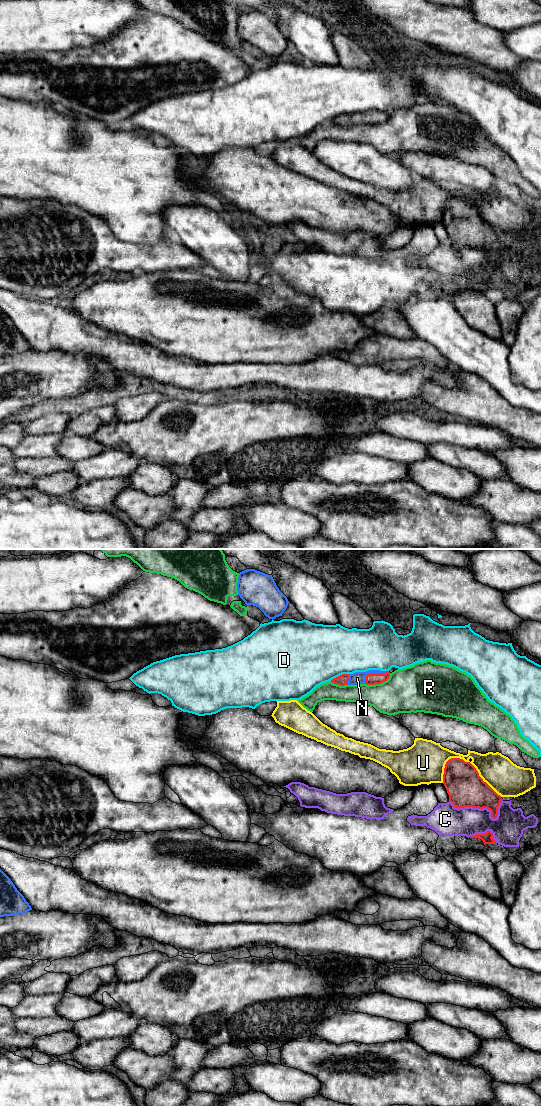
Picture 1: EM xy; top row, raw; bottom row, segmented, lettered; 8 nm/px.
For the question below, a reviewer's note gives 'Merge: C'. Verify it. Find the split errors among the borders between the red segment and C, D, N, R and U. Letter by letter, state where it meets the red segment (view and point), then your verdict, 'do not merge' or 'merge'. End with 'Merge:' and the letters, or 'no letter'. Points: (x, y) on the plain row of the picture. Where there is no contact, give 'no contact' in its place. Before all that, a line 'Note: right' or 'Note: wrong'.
Note: wrong
C: contact xy (483, 247); do not merge
D: contact xy (340, 115); do not merge
N: contact xy (372, 114); merge
R: contact xy (379, 123); do not merge
U: contact xy (475, 208); do not merge
Merge: N

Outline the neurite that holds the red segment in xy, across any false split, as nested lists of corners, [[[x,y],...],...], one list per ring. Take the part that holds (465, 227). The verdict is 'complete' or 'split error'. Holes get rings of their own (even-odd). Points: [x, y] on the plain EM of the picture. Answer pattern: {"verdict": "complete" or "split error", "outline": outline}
{"verdict": "complete", "outline": [[[460,198],[449,199],[444,208],[443,224],[449,242],[455,248],[487,248],[491,257],[497,258],[502,238],[479,216],[476,208]]]}

